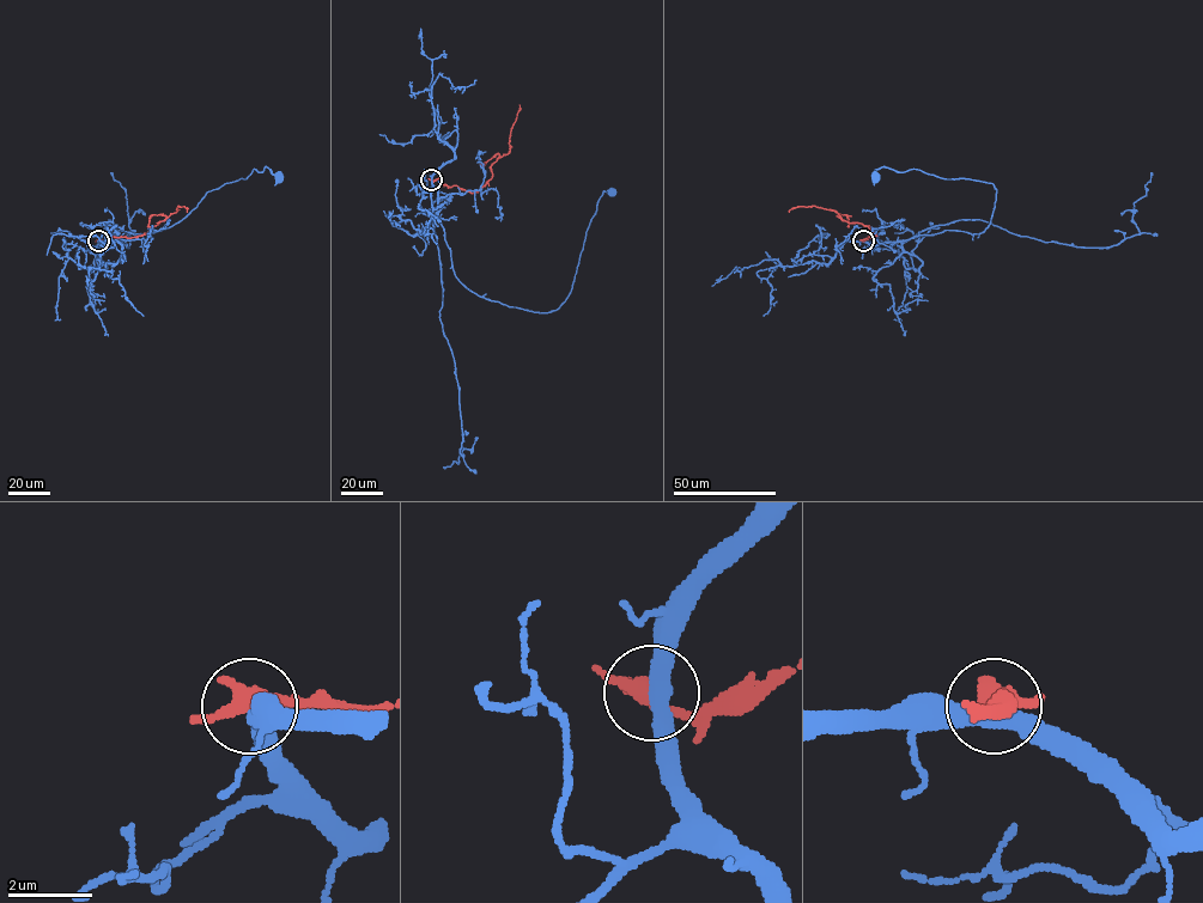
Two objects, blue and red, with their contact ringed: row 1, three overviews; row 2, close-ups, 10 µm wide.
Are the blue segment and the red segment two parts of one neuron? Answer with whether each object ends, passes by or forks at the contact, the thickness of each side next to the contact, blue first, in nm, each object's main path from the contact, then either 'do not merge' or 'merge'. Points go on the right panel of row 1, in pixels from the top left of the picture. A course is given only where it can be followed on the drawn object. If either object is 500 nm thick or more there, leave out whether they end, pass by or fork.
blue passes by; red passes by; 420 nm thick on the blue side, 360 nm on the other; blue runs (863, 240), (873, 246), (946, 230), (980, 233), (990, 224), (995, 207), (992, 183), (882, 166), (875, 177); red runs (863, 240), (876, 235), (861, 224), (843, 220), (834, 211), (812, 206), (788, 212); do not merge

